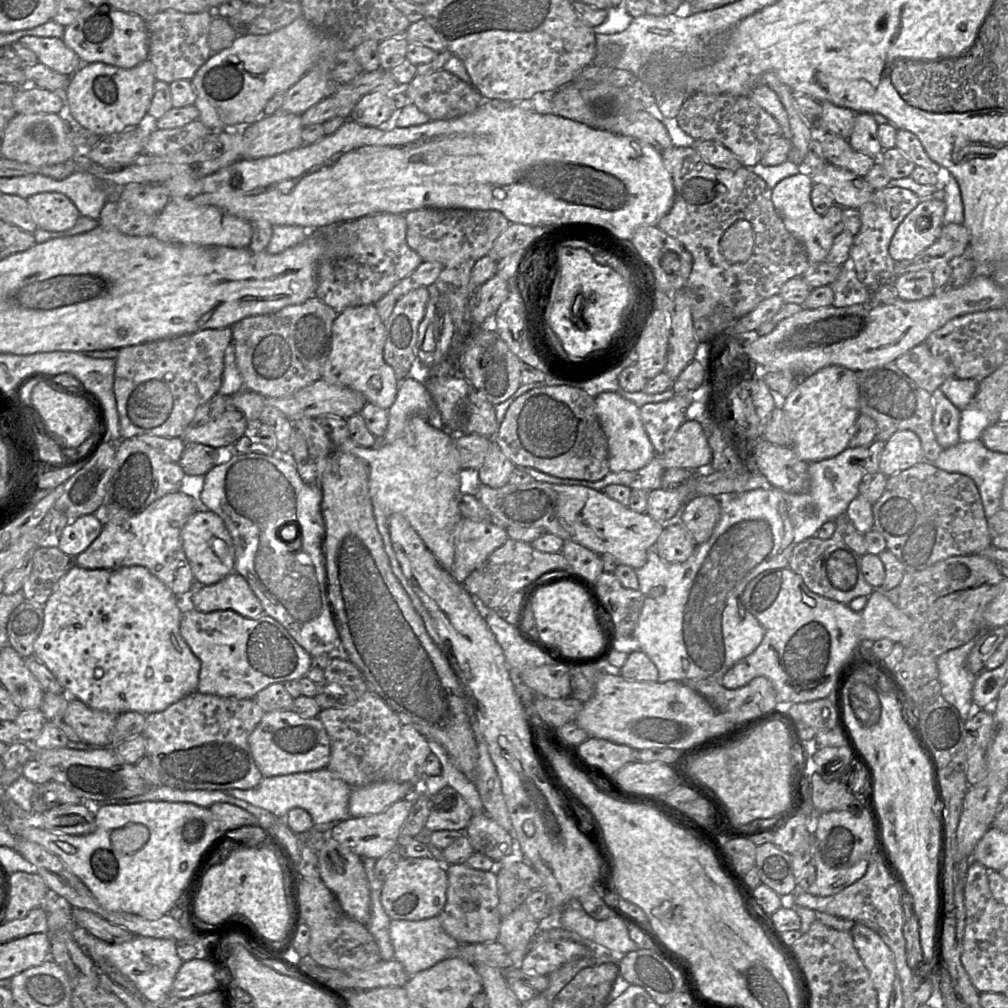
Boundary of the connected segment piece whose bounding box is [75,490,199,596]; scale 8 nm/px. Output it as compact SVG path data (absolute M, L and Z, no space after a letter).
M178 490L153 501L137 514L104 519L99 536L86 550L75 557L75 564L86 569L143 566L163 582L174 595L184 594L191 589L195 580L183 550L181 531L198 508L198 500Z

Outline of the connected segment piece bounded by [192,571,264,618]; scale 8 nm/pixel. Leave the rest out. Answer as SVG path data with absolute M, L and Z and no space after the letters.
M234 571L215 584L201 587L192 600L194 609L201 612L232 610L246 618L259 618L264 613L249 584Z

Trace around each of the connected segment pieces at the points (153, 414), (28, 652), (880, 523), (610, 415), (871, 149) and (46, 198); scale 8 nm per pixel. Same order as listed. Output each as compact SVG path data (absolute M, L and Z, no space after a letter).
M226 327L120 348L115 359L114 394L121 438L142 434L182 438L197 408L218 393L225 350L231 341L232 330Z
M25 600L9 616L6 627L8 645L23 658L34 655L33 645L43 622L43 605Z
M927 461L920 462L906 470L888 477L884 492L881 497L873 504L872 512L874 518L873 529L878 531L885 538L886 548L892 552L903 564L906 572L923 570L935 564L936 562L945 560L951 556L977 554L991 545L988 521L984 513L979 490L973 479L961 473L943 471L934 464Z
M615 392L600 393L595 397L595 404L596 414L607 438L610 471L634 471L649 464L656 454L644 429L640 408Z
M856 113L855 123L848 142L858 152L870 157L879 158L883 152L878 133L878 124L870 113Z
M43 192L26 199L36 225L47 232L62 232L71 229L80 214L72 201L59 192Z

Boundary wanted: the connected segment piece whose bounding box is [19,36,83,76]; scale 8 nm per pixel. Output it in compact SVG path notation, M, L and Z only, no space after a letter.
M22 37L19 42L35 53L38 63L62 75L72 76L83 62L59 38Z

